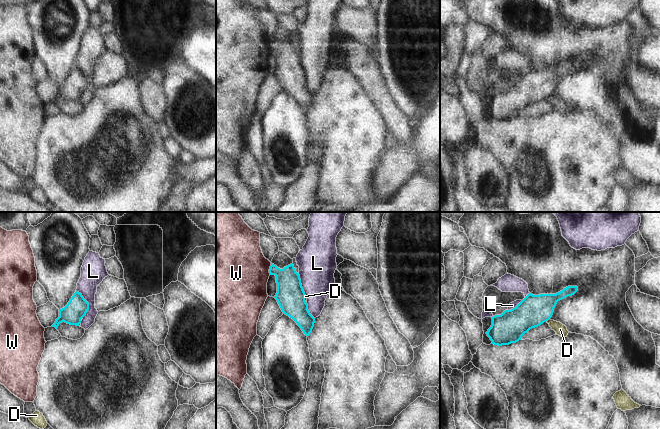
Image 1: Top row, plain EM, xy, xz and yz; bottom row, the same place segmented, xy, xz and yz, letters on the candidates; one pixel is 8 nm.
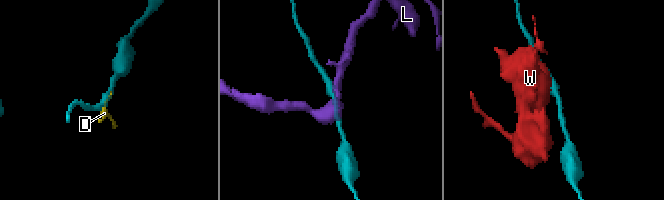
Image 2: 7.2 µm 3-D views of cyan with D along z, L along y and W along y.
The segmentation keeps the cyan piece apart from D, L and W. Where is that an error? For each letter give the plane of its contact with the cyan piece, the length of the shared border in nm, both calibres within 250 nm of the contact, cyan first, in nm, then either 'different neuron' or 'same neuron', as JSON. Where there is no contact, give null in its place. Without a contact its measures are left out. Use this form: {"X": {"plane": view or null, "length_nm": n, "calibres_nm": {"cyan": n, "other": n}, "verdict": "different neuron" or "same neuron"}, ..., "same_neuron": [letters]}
{"D": {"plane": "xz", "length_nm": 70, "calibres_nm": {"cyan": 220, "other": 20}, "verdict": "different neuron"}, "L": {"plane": "xy", "length_nm": 240, "calibres_nm": {"cyan": 170, "other": 190}, "verdict": "different neuron"}, "W": {"plane": "xz", "length_nm": 100, "calibres_nm": {"cyan": 220, "other": 480}, "verdict": "different neuron"}, "same_neuron": []}

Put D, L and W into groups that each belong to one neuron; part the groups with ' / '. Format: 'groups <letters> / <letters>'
groups D L / W

